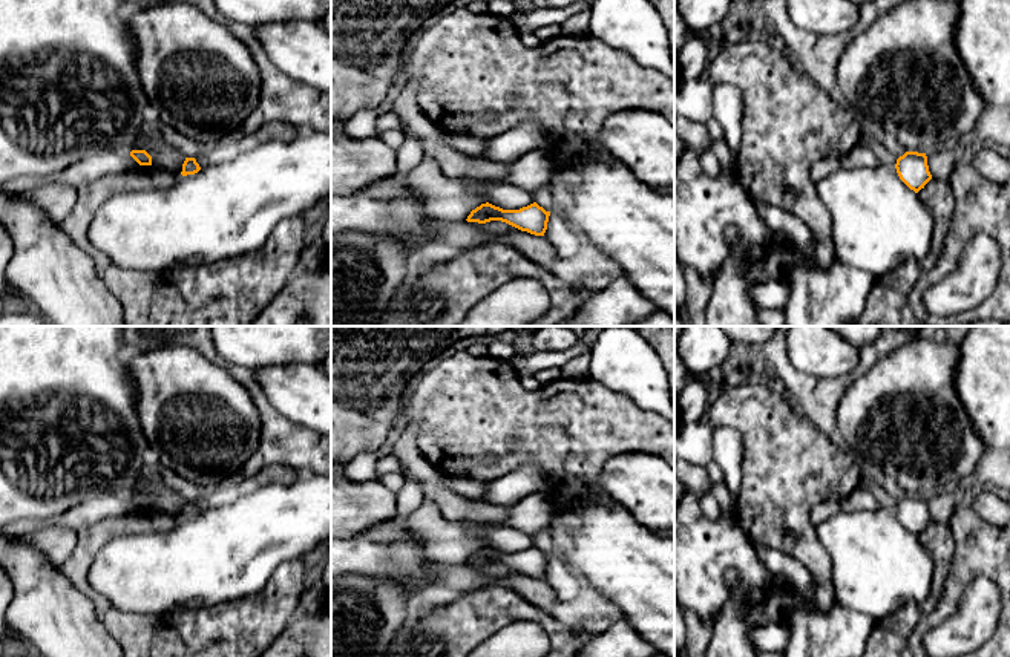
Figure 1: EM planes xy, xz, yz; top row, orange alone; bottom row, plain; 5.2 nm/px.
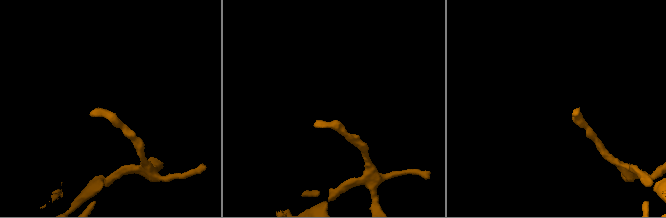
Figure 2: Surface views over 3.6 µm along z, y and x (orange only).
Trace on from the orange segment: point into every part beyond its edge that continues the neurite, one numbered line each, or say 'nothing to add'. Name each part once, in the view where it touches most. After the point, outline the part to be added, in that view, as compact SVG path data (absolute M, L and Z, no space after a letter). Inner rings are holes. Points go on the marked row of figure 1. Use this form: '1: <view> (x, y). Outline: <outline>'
nothing to add

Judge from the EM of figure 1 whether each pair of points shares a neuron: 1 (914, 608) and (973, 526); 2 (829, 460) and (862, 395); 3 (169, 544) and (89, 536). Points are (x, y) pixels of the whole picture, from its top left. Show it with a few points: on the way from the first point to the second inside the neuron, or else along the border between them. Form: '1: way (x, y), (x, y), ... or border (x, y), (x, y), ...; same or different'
1: border (949, 524), (954, 533), (955, 555), (943, 585); different
2: border (851, 452), (862, 461); different
3: border (147, 532), (121, 533), (112, 538), (89, 565); different

